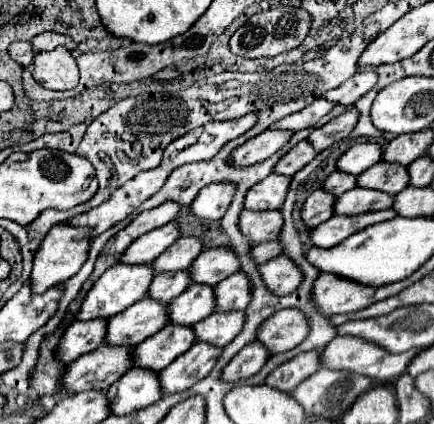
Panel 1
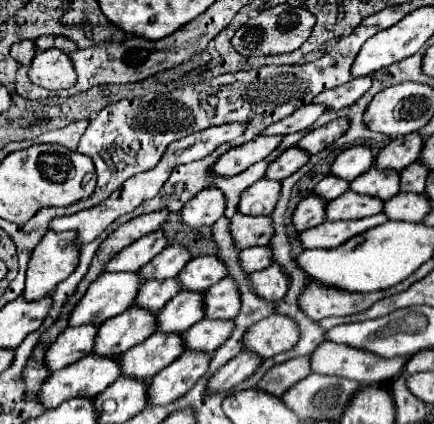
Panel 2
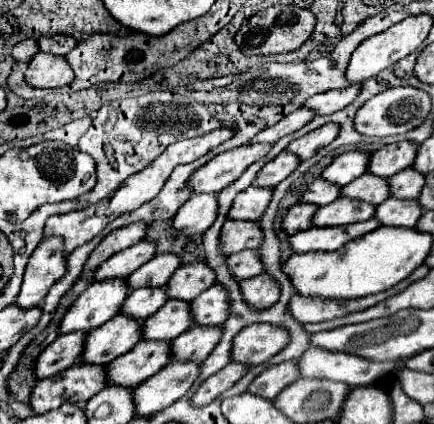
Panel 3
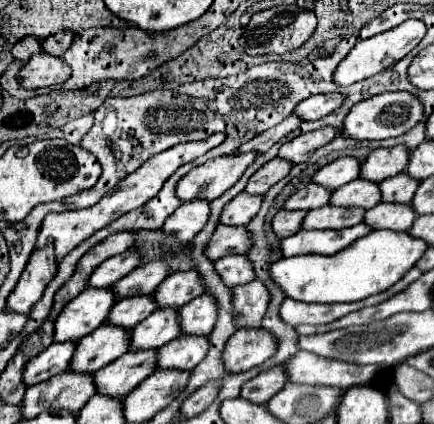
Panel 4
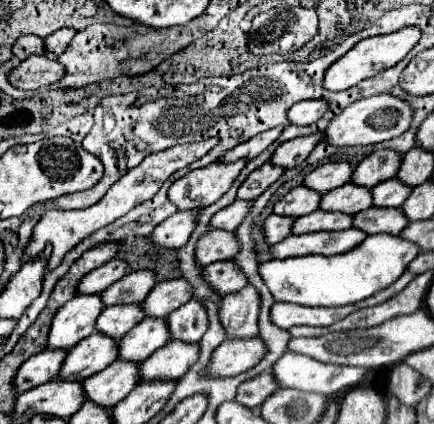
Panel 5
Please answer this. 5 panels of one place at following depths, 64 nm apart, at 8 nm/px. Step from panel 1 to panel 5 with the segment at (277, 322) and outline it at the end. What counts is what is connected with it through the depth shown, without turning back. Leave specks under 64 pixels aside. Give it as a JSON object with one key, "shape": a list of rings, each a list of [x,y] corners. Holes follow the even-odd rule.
{"shape":[[[258,338],[224,340],[210,356],[208,374],[214,378],[230,378],[256,366],[264,356],[264,344]]]}

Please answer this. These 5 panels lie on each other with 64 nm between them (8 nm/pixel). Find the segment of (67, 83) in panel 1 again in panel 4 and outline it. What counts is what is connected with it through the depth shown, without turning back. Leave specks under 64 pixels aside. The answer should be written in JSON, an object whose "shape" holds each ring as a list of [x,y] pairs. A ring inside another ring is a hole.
{"shape":[[[50,54],[32,56],[32,60],[28,60],[18,72],[20,86],[24,86],[28,90],[60,84],[60,82],[68,80],[68,76],[70,76],[68,64],[62,58],[56,58]]]}

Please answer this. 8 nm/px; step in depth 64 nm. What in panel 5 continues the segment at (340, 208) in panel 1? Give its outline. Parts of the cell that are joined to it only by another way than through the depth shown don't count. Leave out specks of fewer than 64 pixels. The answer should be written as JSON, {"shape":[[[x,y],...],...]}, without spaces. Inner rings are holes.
{"shape":[[[310,212],[300,216],[292,224],[292,234],[310,234],[310,232],[328,232],[328,230],[348,230],[352,226],[352,216],[340,212]]]}

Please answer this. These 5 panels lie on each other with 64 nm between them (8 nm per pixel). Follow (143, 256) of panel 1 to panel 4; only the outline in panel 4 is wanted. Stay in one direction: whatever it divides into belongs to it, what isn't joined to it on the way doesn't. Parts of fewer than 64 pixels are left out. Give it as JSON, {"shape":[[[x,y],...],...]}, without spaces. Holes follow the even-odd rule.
{"shape":[[[126,250],[124,254],[118,254],[114,258],[108,258],[102,262],[90,276],[88,286],[94,288],[110,288],[114,282],[124,278],[130,270],[134,270],[140,264],[140,258],[134,250]]]}

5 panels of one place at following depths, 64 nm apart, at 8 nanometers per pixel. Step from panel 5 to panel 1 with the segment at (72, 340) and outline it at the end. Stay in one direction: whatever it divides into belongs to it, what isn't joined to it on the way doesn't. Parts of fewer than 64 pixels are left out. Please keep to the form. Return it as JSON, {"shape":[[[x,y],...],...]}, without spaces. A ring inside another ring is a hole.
{"shape":[[[116,264],[112,268],[108,268],[108,272],[104,272],[94,286],[90,288],[90,292],[86,294],[80,312],[76,314],[76,320],[108,320],[112,316],[116,316],[118,312],[126,310],[128,306],[132,306],[134,302],[142,300],[148,292],[148,284],[154,278],[154,270],[150,266],[124,266],[124,264]]]}

